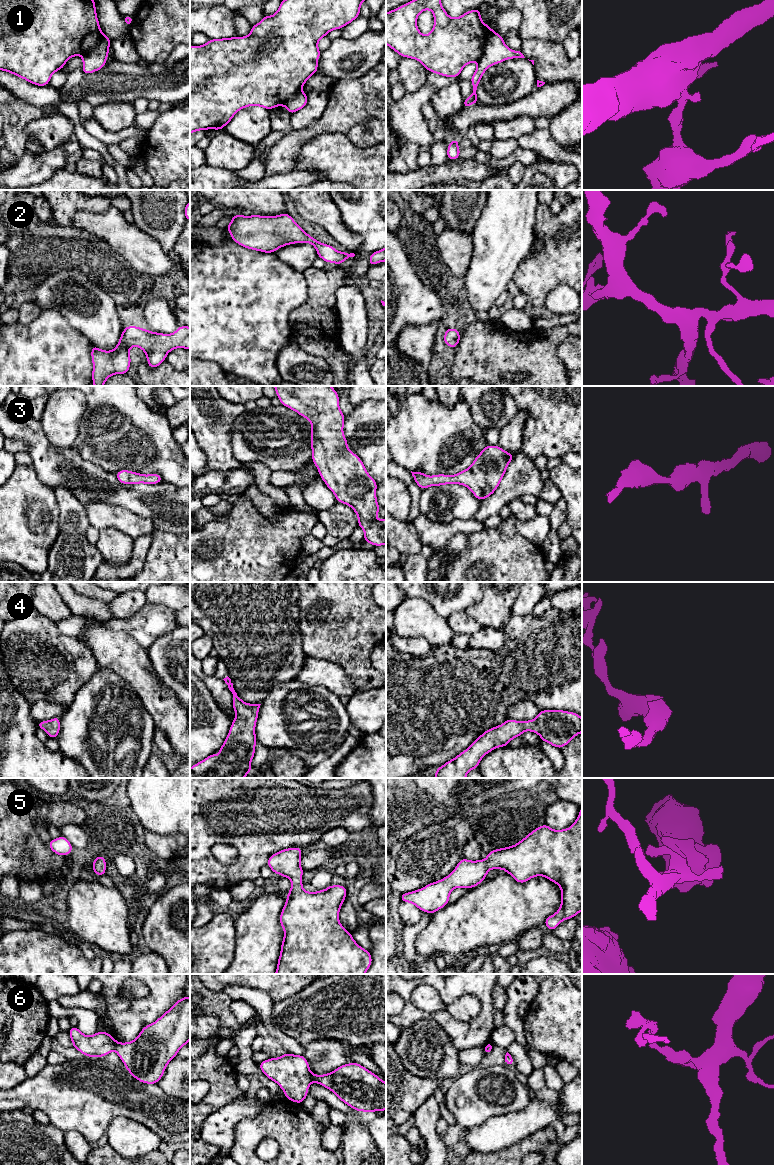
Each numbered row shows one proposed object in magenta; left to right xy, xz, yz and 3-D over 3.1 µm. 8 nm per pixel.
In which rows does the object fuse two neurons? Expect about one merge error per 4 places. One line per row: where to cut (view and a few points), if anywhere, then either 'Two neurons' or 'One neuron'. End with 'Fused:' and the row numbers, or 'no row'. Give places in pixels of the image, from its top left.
1: Split along yz (492, 30), (485, 43), (483, 53), (477, 61). Two neurons
2: No split. One neuron
3: No split. One neuron
4: No split. One neuron
5: No split. One neuron
6: Split along xy (117, 1042), (114, 1049). Two neurons
Fused: 1, 6

